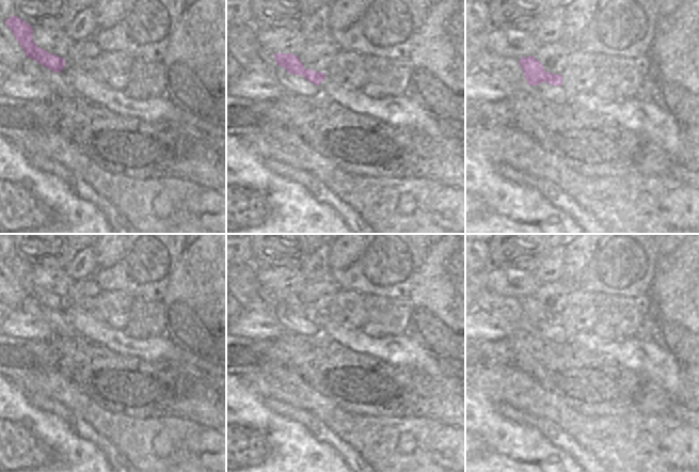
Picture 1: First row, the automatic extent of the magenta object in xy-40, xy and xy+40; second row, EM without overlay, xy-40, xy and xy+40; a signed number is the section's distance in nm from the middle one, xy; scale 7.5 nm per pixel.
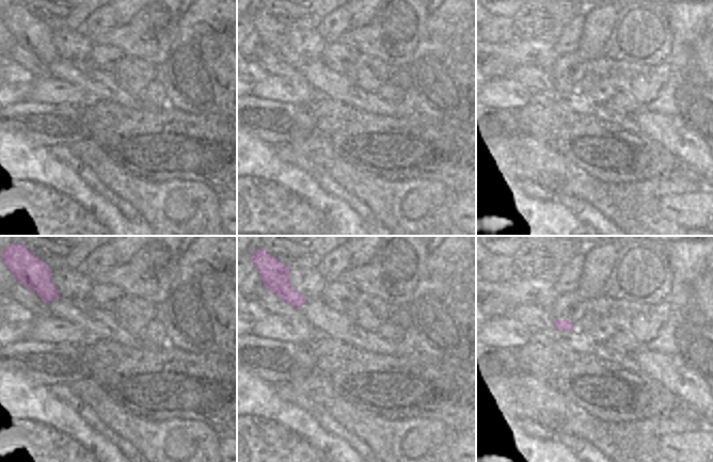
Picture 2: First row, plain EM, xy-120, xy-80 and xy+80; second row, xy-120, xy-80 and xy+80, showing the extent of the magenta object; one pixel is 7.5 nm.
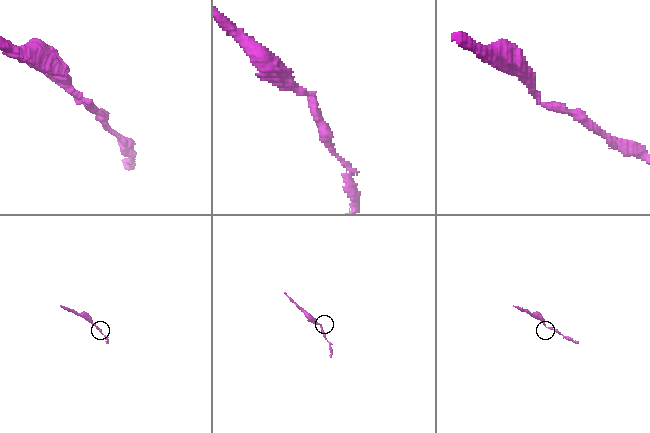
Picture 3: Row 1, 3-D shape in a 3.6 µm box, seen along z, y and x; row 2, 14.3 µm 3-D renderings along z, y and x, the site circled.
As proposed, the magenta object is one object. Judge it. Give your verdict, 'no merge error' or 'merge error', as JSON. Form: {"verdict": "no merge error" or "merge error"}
{"verdict": "no merge error"}

